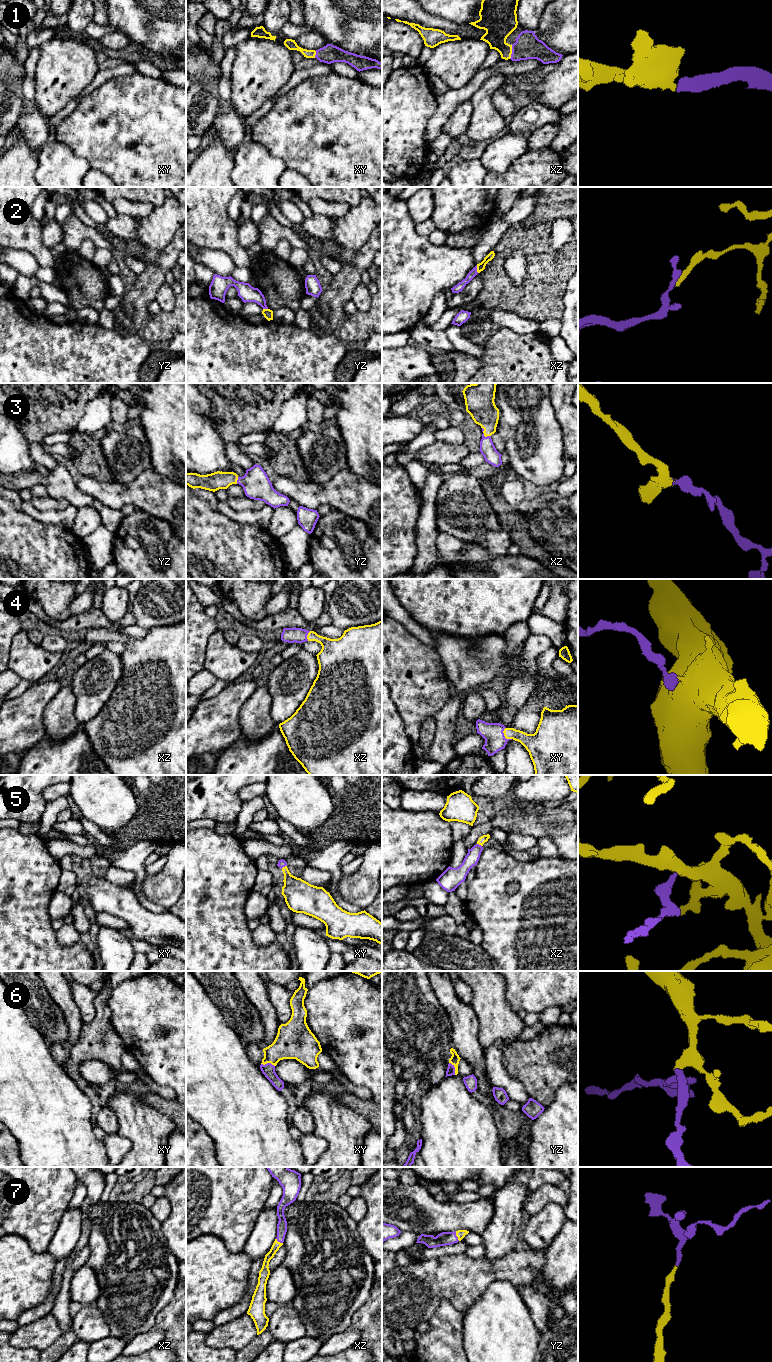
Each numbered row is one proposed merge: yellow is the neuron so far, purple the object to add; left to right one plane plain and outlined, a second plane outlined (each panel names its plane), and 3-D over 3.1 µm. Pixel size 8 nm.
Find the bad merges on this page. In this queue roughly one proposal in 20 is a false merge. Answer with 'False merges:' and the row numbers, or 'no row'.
False merges: 2

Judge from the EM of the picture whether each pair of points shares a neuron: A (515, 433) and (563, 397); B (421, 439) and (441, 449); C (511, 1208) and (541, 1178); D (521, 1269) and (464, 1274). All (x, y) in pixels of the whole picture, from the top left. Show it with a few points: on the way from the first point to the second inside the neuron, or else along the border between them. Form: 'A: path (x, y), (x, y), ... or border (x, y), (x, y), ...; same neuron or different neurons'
A: border (549, 393), (554, 414), (561, 426); different neurons
B: border (436, 440), (421, 447), (414, 454), (413, 459); different neurons
C: border (531, 1177), (528, 1182), (526, 1195); different neurons
D: path (507, 1269), (478, 1273); same neuron

